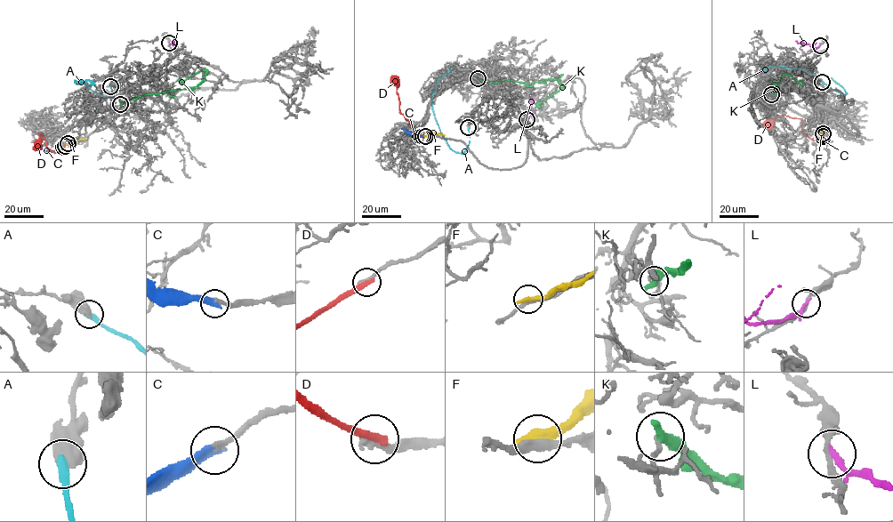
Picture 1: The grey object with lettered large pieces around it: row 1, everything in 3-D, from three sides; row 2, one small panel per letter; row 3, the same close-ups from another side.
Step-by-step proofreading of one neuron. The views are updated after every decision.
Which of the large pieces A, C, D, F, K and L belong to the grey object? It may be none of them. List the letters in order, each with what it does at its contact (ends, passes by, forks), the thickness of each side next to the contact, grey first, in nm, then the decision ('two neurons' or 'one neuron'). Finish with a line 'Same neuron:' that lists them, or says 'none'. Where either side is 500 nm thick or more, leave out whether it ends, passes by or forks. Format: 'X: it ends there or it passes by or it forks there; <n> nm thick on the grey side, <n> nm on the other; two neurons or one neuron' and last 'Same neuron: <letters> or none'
A: 700 nm thick on the grey side, 440 nm on the other; two neurons
C: it ends there; 260 nm thick on the grey side, 400 nm on the other; one neuron
D: it ends there; 320 nm thick on the grey side, 400 nm on the other; two neurons
F: it ends there; 320 nm thick on the grey side, 480 nm on the other; two neurons
K: 160 nm thick on the grey side, 550 nm on the other; two neurons
L: it ends there; 170 nm thick on the grey side, 260 nm on the other; two neurons
Same neuron: C

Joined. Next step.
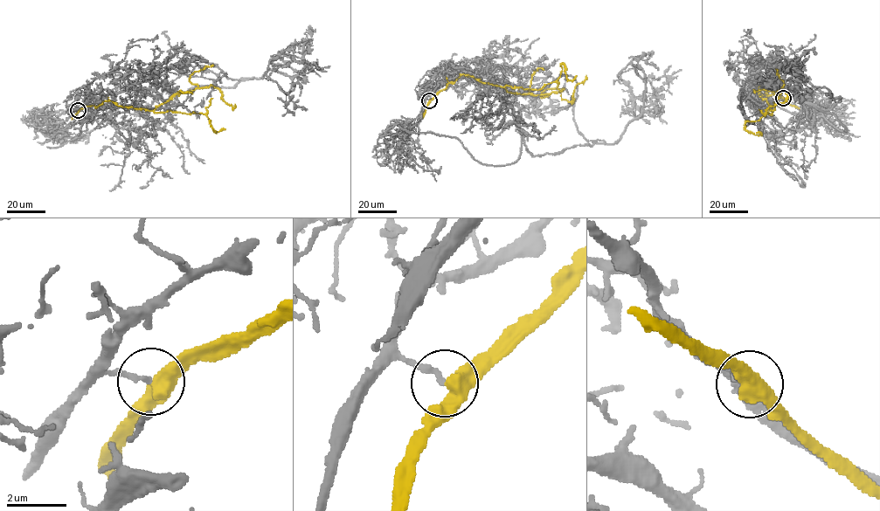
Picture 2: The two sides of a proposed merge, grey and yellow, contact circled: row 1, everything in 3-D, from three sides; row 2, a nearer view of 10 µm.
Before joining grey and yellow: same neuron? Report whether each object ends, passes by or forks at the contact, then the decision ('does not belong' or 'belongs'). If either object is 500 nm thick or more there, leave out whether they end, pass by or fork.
does not belong

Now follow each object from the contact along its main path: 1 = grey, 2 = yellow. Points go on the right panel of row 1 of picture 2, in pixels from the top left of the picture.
1: (783, 98), (761, 83), (818, 107), (841, 101), (815, 87), (758, 104), (750, 94), (761, 86), (758, 75)
2: (783, 98), (759, 90), (769, 106), (778, 101), (778, 91), (785, 91), (787, 98), (765, 114), (759, 109)

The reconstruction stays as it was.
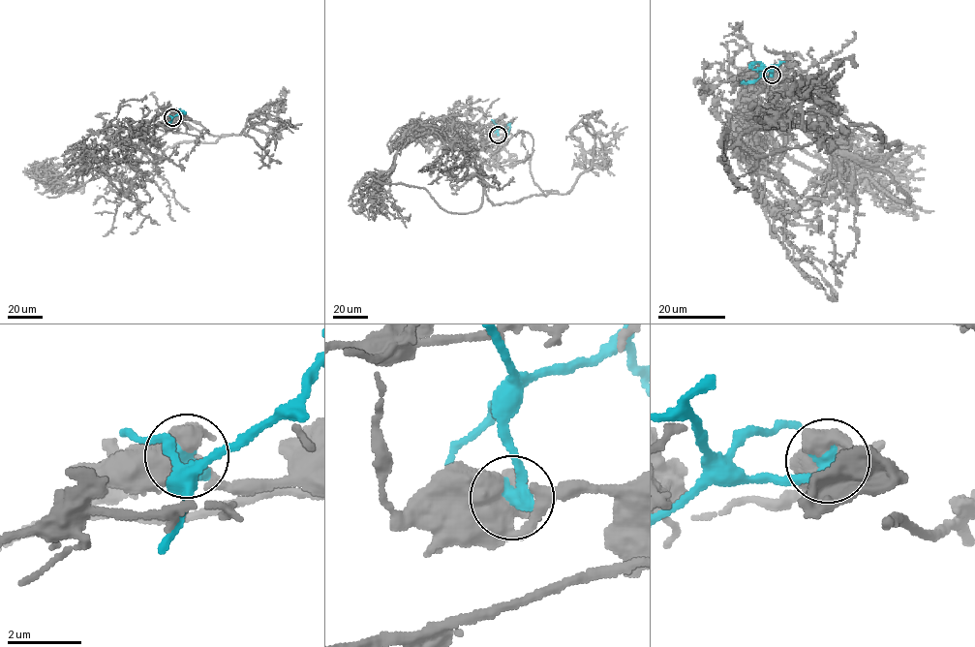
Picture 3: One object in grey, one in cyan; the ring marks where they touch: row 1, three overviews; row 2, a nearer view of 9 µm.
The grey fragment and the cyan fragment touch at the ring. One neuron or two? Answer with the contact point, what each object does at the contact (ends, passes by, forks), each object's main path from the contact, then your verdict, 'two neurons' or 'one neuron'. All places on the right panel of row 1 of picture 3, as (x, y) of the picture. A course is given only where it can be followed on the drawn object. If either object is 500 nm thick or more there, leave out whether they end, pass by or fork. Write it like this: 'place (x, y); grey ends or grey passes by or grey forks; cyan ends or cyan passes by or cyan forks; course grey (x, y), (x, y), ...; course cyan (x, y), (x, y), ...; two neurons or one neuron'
place (772, 75); course grey (771, 75), (762, 116), (833, 111), (882, 139), (855, 124), (754, 155), (740, 138), (760, 124), (755, 104); course cyan (772, 75), (763, 76), (759, 62), (751, 66), (753, 69), (773, 72); two neurons

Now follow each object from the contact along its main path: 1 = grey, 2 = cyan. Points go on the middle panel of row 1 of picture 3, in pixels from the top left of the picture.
1: (498, 134), (530, 135), (533, 181), (564, 194), (591, 166), (594, 150), (582, 122), (571, 131), (591, 127)
2: (498, 135), (498, 130), (510, 123), (505, 135)

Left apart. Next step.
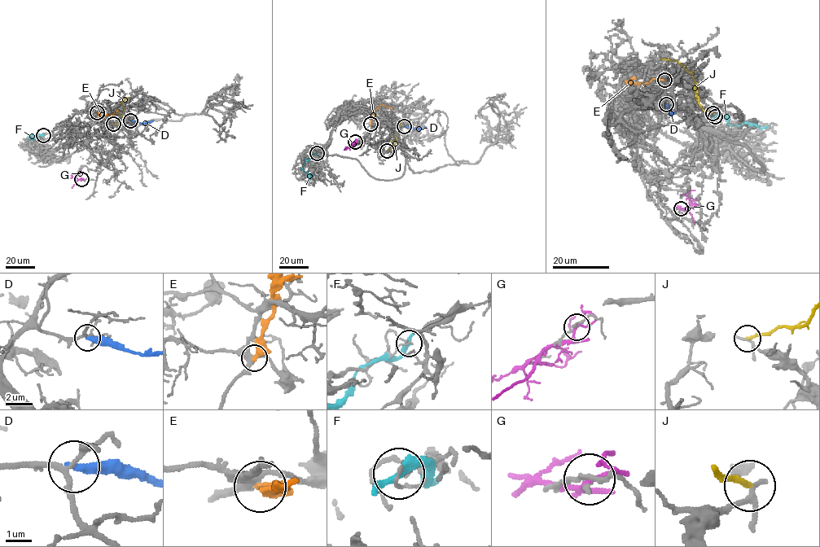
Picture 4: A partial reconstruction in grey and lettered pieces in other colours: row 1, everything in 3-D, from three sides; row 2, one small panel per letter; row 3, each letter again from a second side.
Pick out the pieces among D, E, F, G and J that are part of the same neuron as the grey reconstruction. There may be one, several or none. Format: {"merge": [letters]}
{"merge": []}

